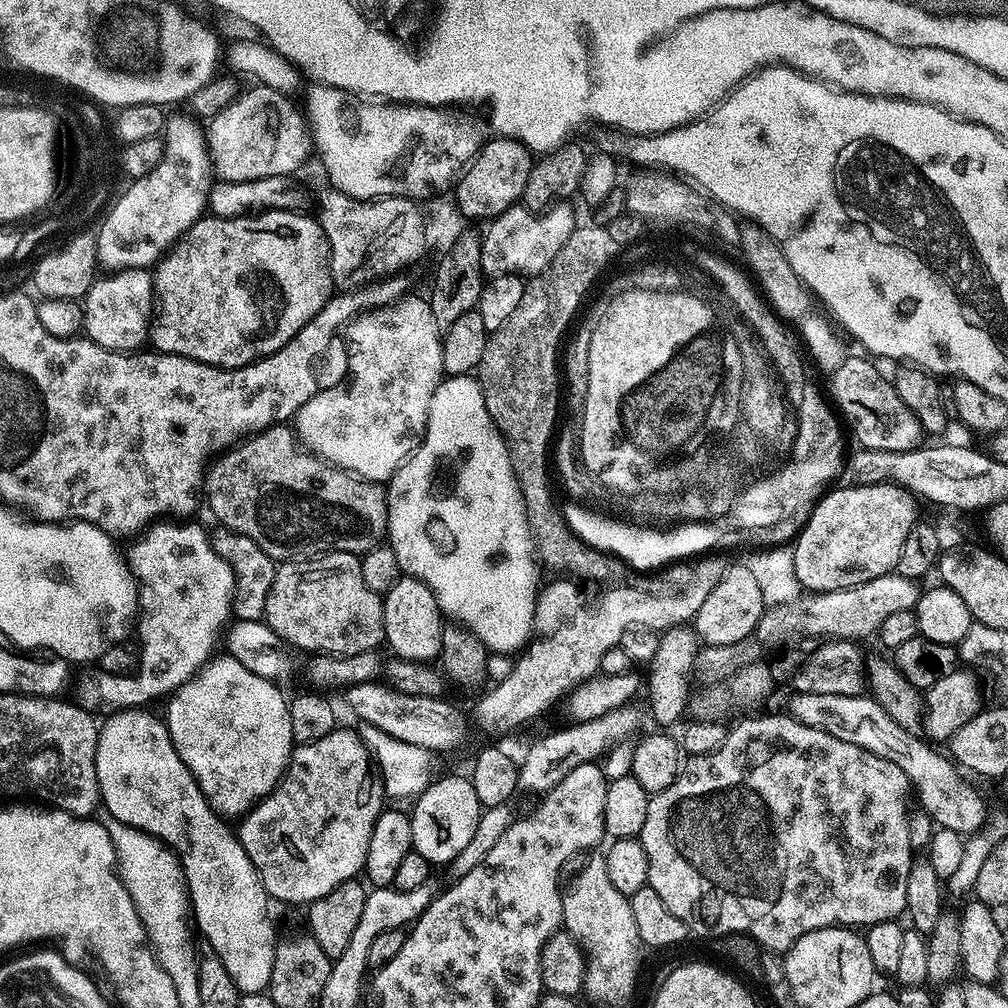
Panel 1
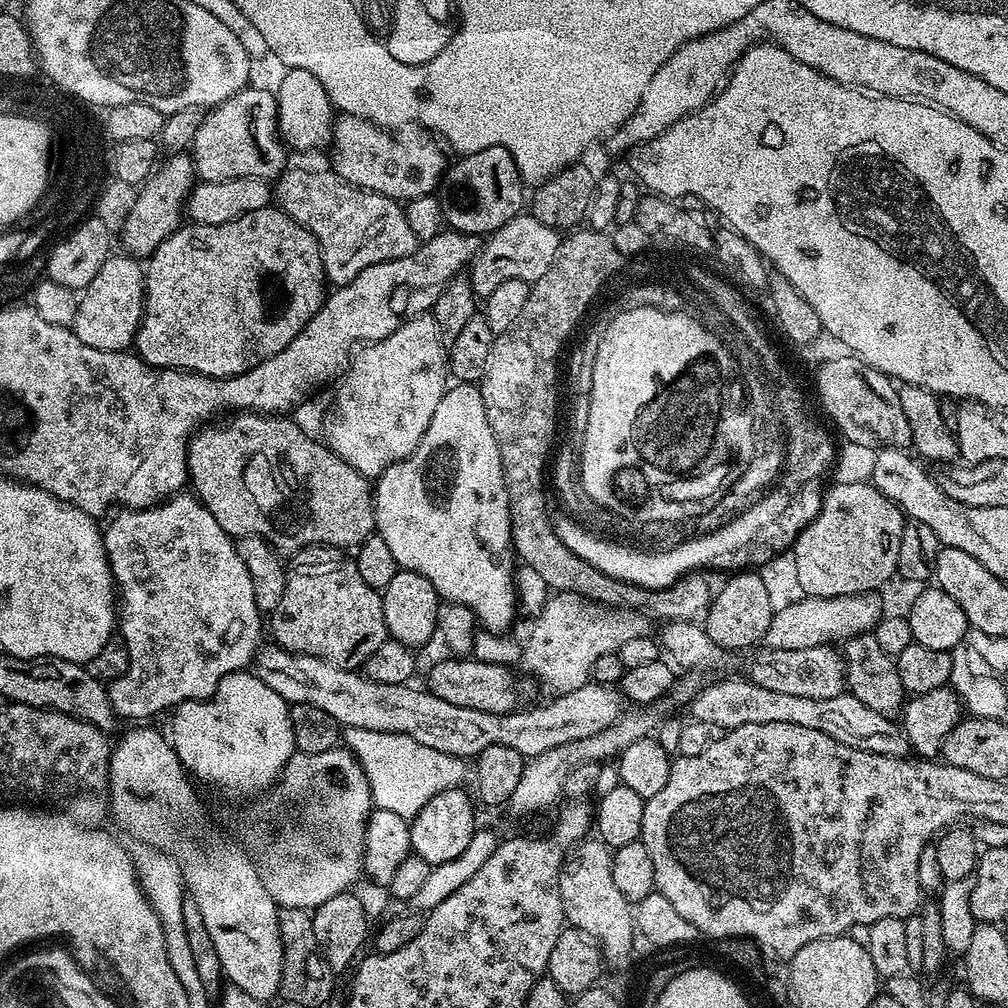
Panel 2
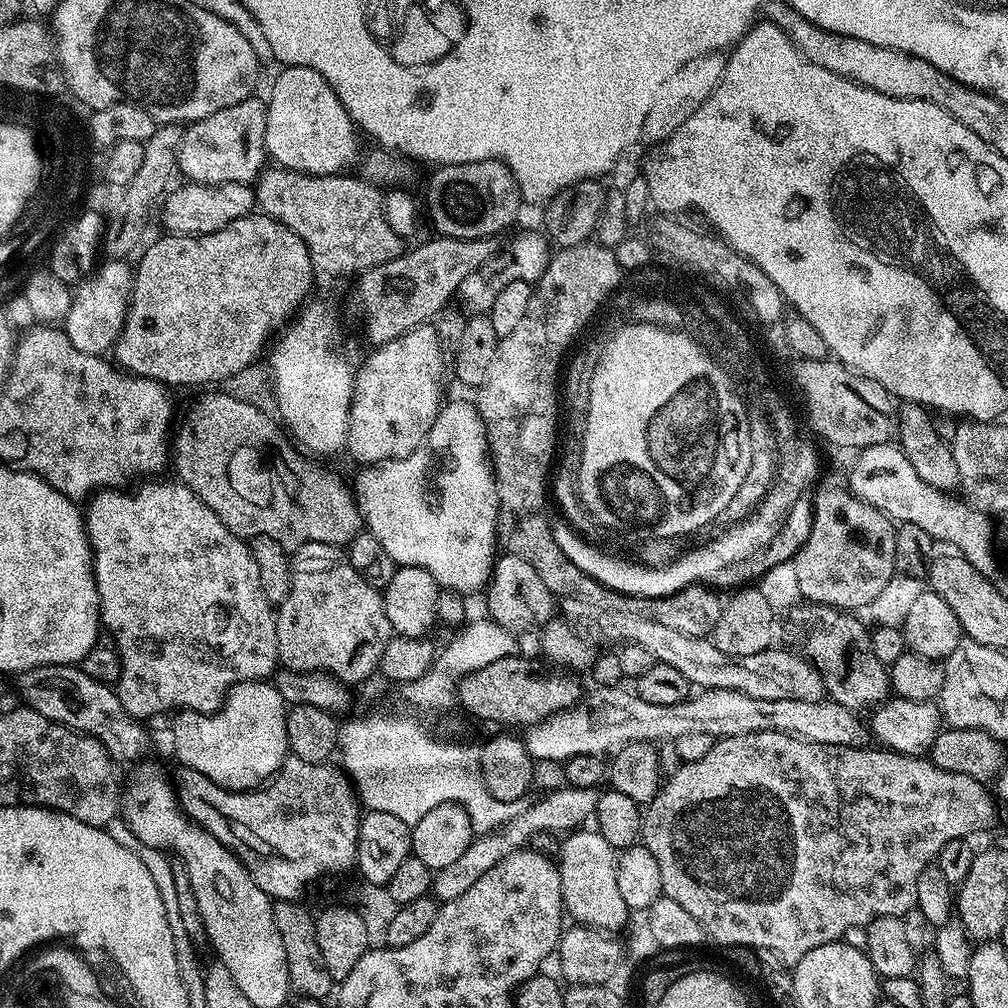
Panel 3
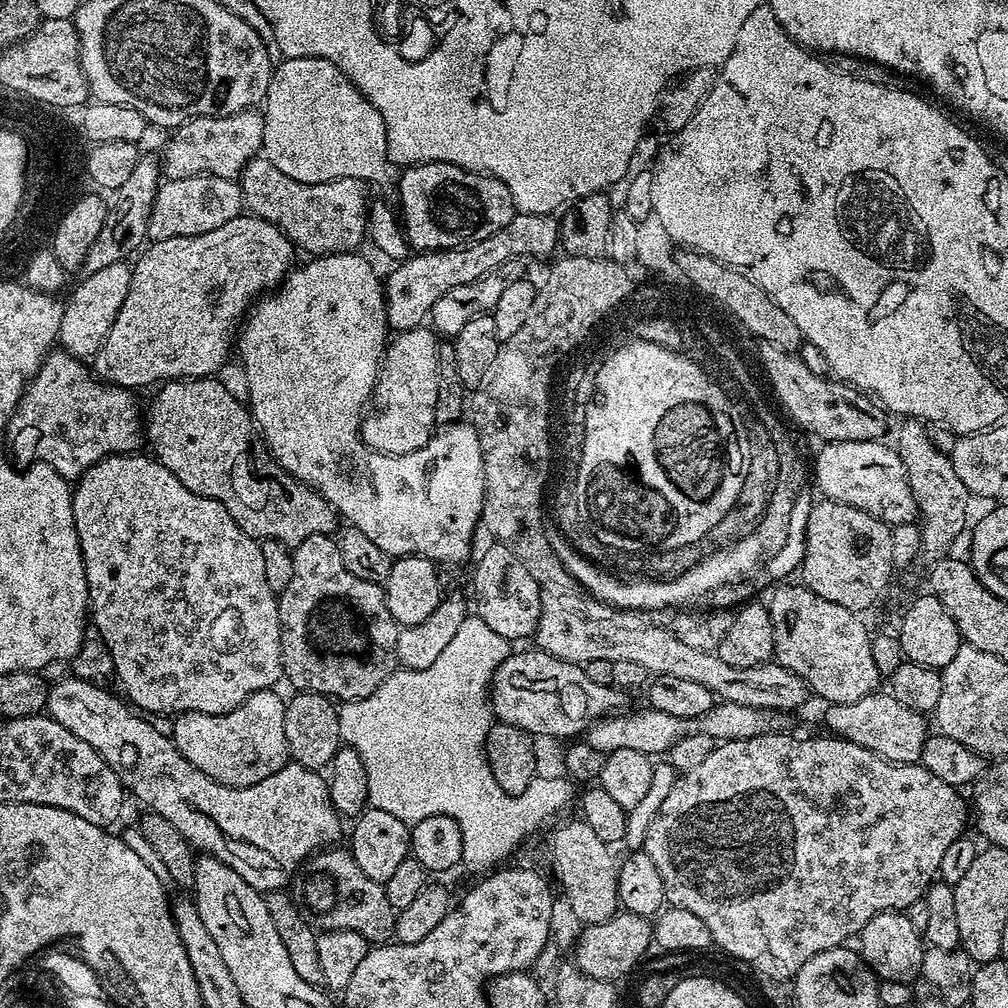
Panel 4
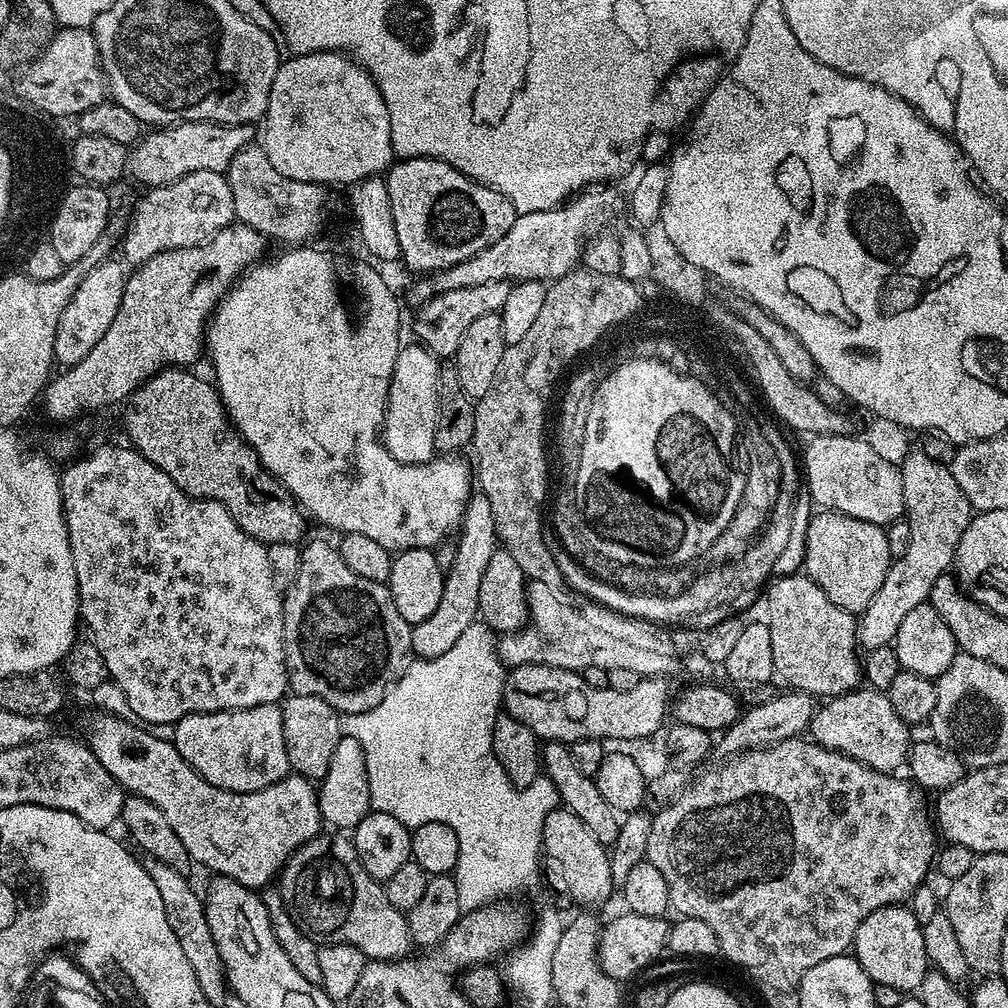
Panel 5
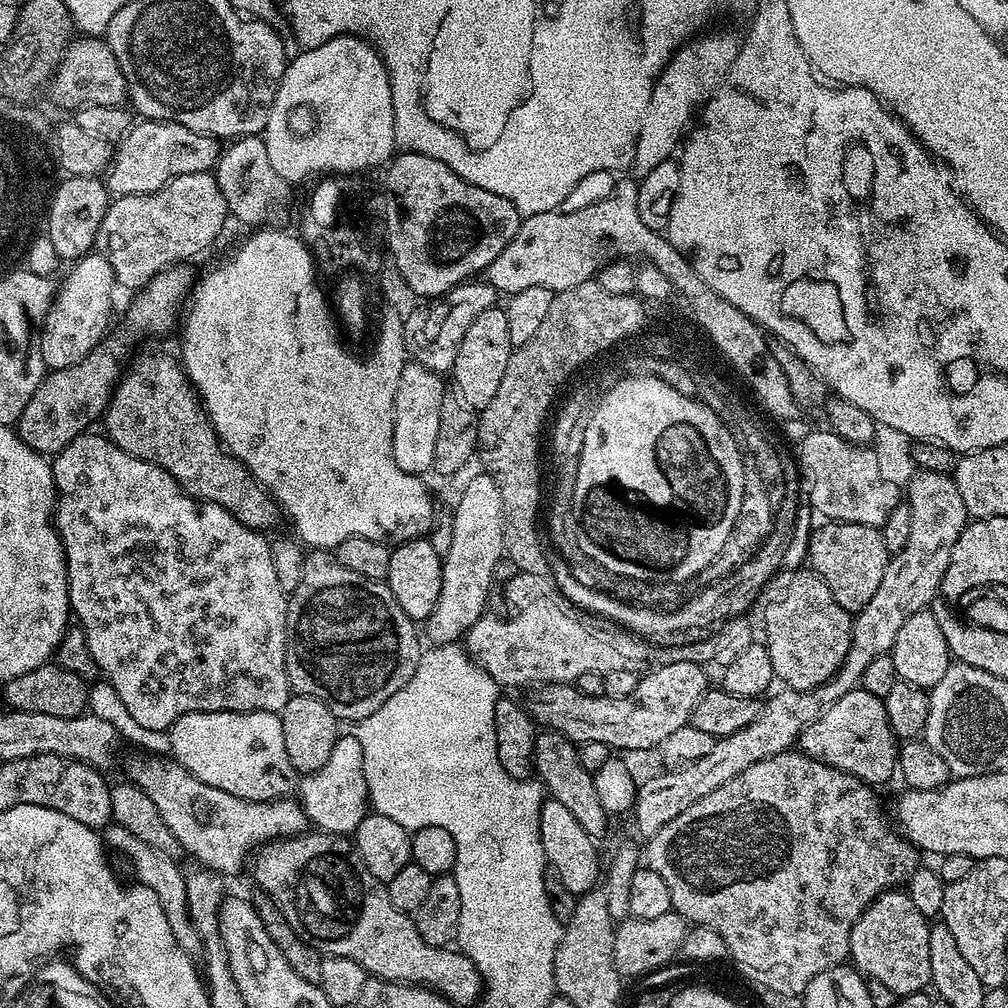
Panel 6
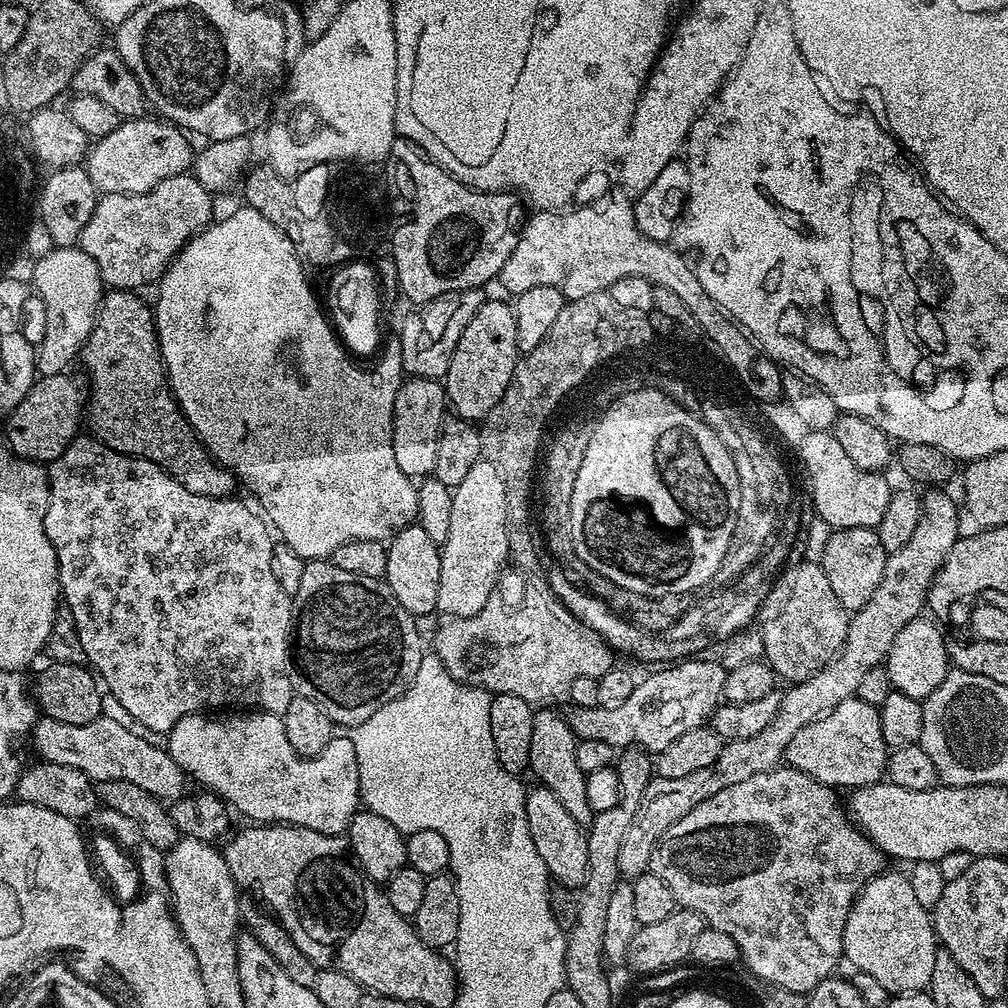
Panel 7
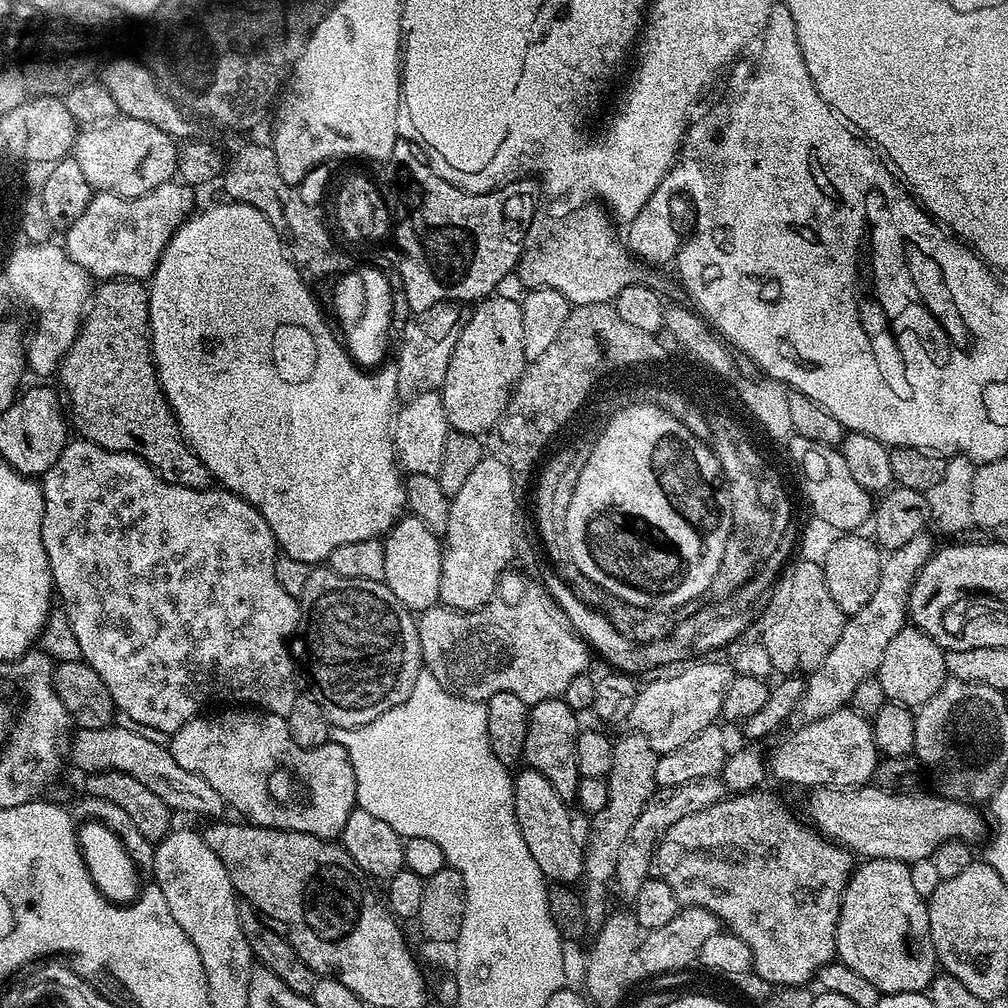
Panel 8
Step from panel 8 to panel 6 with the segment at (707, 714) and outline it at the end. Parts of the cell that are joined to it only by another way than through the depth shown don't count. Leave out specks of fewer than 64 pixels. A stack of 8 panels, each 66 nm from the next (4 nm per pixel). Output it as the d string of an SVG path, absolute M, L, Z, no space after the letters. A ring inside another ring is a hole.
M672 660L661 668L654 668L640 676L634 694L626 698L582 694L575 683L541 684L527 693L528 714L537 725L561 732L577 746L586 742L602 742L609 750L625 748L628 752L640 752L655 744L656 747L663 745L664 739L674 734L674 730L691 721L694 706L698 706L708 691L710 681L692 660Z

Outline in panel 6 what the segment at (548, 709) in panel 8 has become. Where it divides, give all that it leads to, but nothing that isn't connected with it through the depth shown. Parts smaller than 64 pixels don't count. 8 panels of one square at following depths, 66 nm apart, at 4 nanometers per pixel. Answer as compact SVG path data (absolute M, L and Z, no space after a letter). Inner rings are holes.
M537 731L532 767L535 779L544 785L545 793L551 799L562 802L562 806L570 810L571 816L578 821L578 826L582 826L582 830L586 830L586 834L594 838L607 834L610 817L606 810L602 810L598 790L594 790L592 773L586 770L586 766L582 766L579 747L570 738L566 738L561 732Z

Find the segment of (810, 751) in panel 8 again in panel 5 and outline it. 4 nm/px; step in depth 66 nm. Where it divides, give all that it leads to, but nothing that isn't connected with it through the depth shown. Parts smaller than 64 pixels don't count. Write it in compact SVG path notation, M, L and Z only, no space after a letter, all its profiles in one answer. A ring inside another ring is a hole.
M861 686L855 692L843 692L823 701L815 709L810 725L810 736L823 748L846 754L866 766L889 774L905 767L910 739L910 726L898 718L894 706L890 706L887 691Z

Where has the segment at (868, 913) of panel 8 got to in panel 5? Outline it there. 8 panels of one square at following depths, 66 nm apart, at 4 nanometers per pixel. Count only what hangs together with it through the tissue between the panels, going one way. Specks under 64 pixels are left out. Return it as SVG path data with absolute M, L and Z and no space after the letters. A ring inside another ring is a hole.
M908 906L874 910L874 914L870 914L870 918L862 922L862 926L858 926L854 955L873 984L894 986L894 990L905 994L915 993L922 978L926 978L930 971L923 930L918 918L914 918L912 909Z

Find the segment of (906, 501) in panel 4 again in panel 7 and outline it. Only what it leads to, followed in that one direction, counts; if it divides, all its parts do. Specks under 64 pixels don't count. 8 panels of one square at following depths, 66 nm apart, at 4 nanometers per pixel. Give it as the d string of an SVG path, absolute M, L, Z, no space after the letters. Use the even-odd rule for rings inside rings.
M809 430L800 441L798 451L800 464L808 475L807 495L811 497L815 515L824 519L829 529L877 528L893 494L879 471L867 472L856 466L828 430Z

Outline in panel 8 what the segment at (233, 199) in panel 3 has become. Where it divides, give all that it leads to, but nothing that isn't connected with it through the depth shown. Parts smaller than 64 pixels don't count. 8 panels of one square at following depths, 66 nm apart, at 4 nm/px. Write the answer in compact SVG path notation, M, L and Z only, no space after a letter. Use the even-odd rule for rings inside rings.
M169 182L141 196L123 197L109 192L96 192L92 201L86 206L86 210L82 210L82 218L78 218L78 222L63 229L64 253L74 262L78 262L78 266L82 266L82 270L86 270L89 277L95 278L97 281L147 281L156 271L170 238L184 225L184 221L193 215L192 192L193 189L183 182Z

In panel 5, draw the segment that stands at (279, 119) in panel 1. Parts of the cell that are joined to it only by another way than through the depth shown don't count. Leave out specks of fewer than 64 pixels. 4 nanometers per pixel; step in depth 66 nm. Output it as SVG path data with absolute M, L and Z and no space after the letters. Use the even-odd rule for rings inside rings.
M181 120L179 124L170 124L157 127L155 130L143 137L131 149L127 175L133 176L138 183L144 184L148 188L160 188L163 184L174 182L186 174L194 174L198 170L214 170L215 172L227 173L230 162L243 148L249 147L253 143L253 129L246 124L215 124L209 120Z

